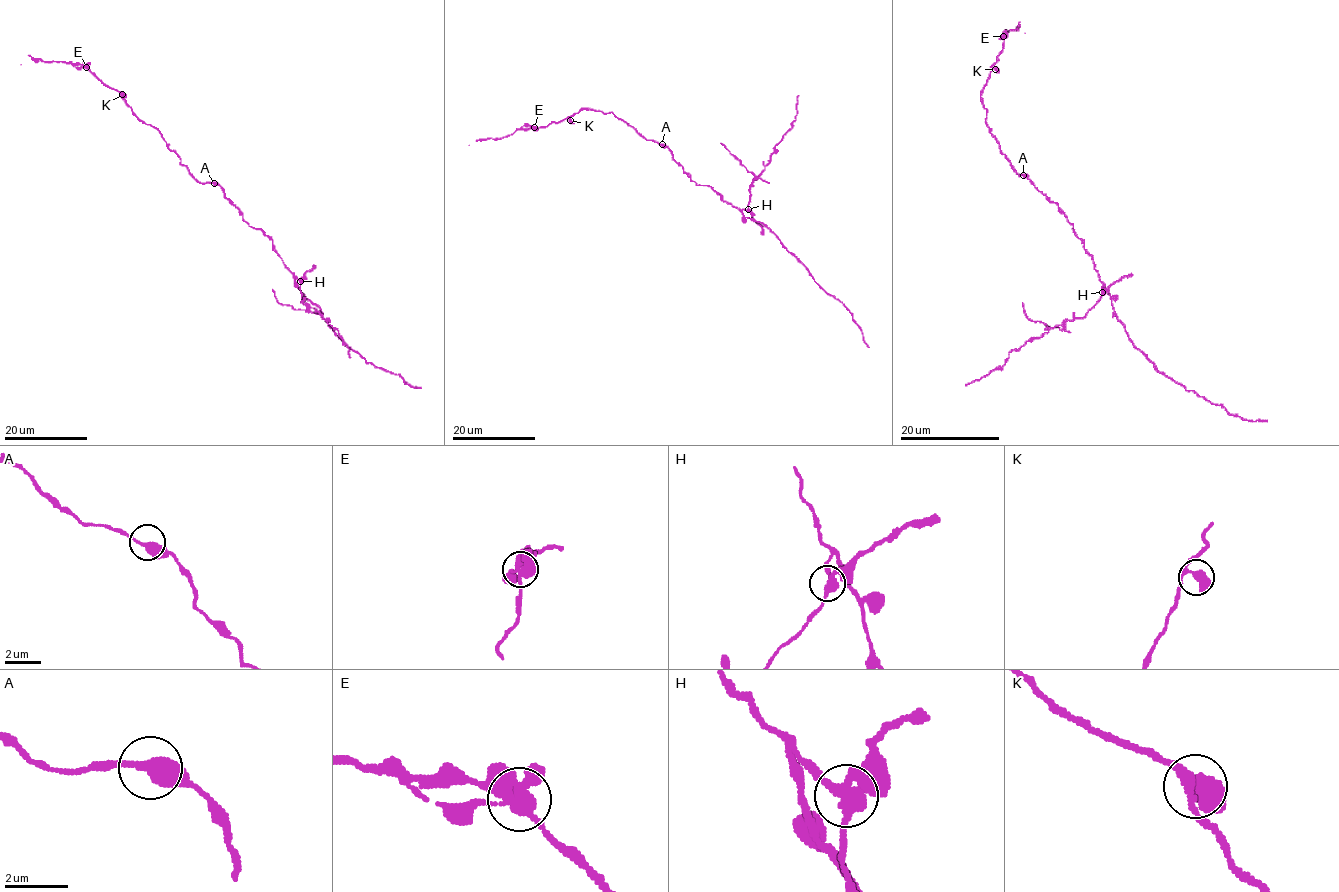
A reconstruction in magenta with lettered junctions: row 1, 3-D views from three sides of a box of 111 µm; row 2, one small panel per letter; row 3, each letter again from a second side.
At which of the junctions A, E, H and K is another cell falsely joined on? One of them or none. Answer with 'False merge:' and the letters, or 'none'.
False merge: H

